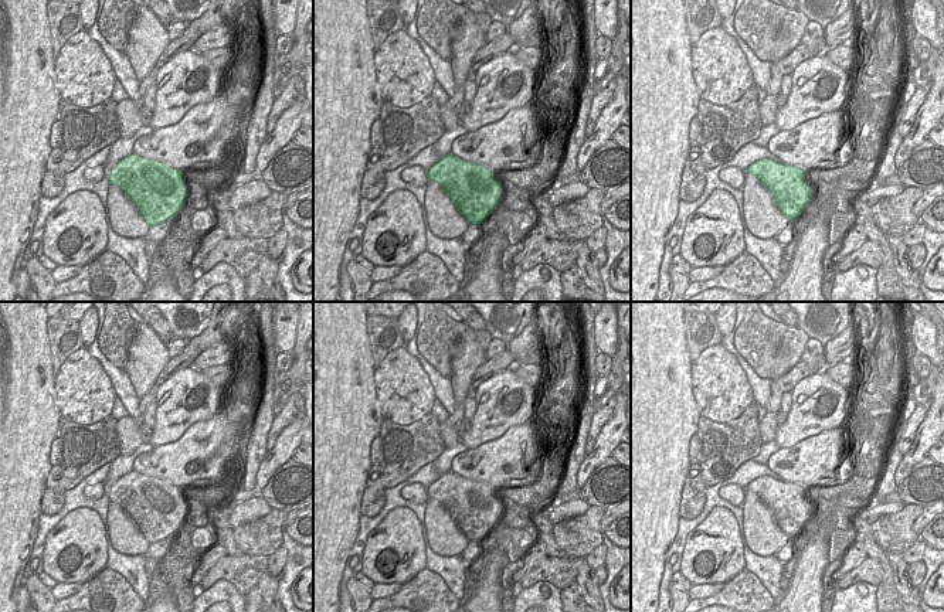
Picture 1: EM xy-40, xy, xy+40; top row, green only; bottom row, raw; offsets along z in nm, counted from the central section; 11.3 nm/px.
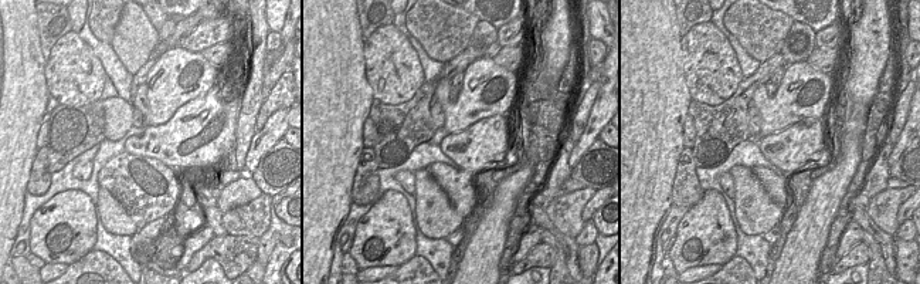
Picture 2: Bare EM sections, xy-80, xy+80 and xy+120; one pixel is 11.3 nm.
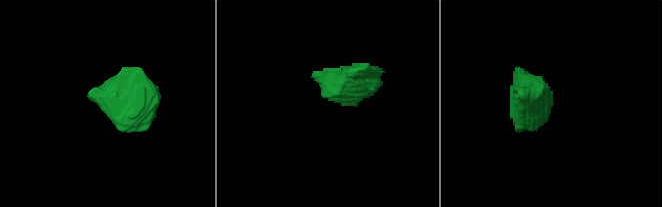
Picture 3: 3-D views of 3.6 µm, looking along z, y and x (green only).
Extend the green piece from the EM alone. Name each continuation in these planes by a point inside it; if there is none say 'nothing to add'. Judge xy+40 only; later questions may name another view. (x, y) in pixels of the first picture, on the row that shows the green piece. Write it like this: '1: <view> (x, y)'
nothing to add

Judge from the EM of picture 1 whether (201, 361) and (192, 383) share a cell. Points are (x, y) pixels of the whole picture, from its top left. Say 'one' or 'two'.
two

